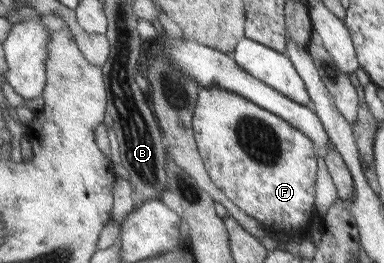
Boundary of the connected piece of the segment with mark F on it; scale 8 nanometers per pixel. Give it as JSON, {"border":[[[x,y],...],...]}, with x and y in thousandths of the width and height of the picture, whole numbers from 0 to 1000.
{"border":[[[563,327],[516,338],[500,506],[549,692],[633,814],[742,905],[805,859],[826,624],[799,513],[648,376]]]}

